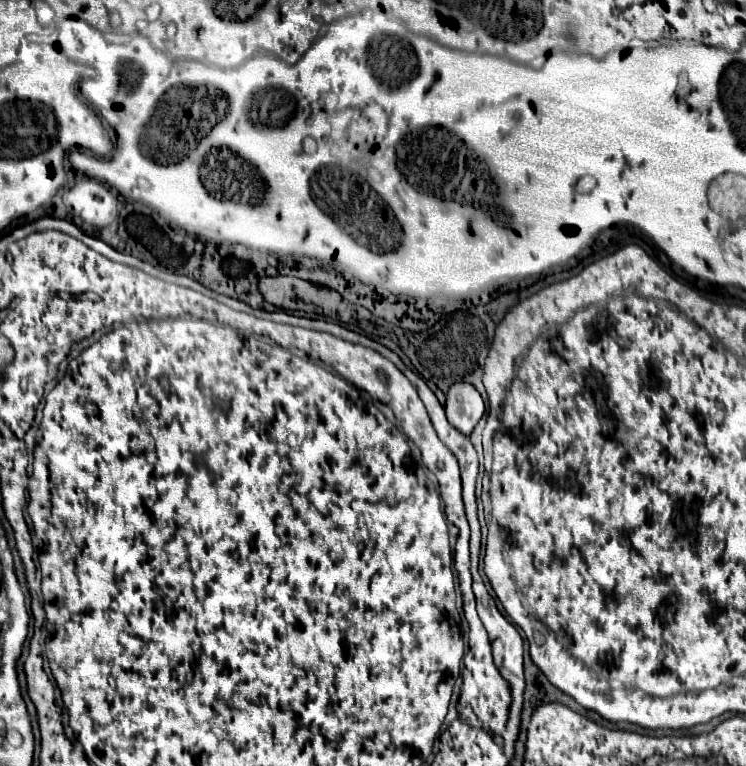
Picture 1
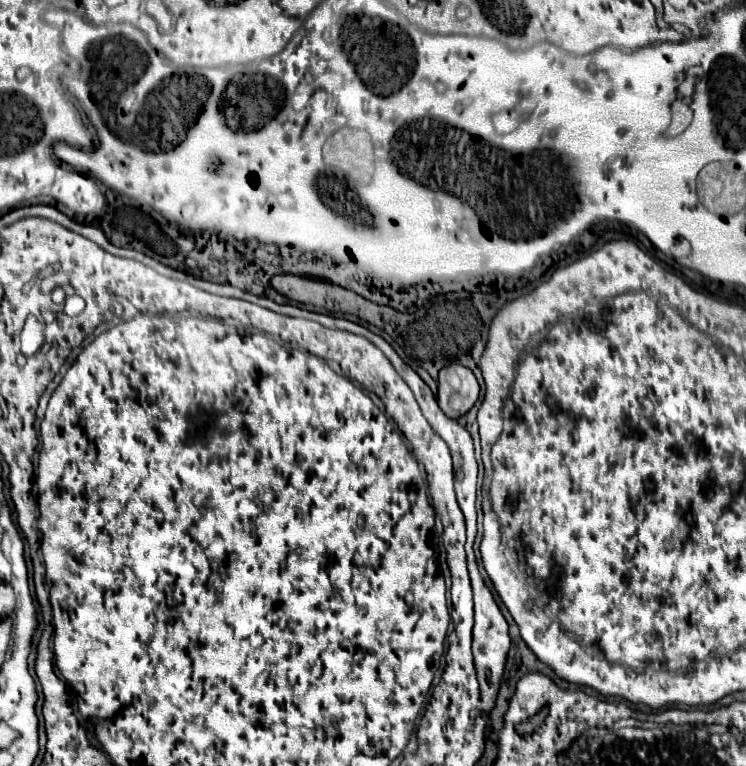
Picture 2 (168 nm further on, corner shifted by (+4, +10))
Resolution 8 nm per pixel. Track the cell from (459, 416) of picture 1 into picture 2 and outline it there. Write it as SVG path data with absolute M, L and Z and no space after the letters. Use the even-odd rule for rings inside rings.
M459 364L443 366L439 372L437 402L449 418L467 414L479 398L479 382L475 374Z

